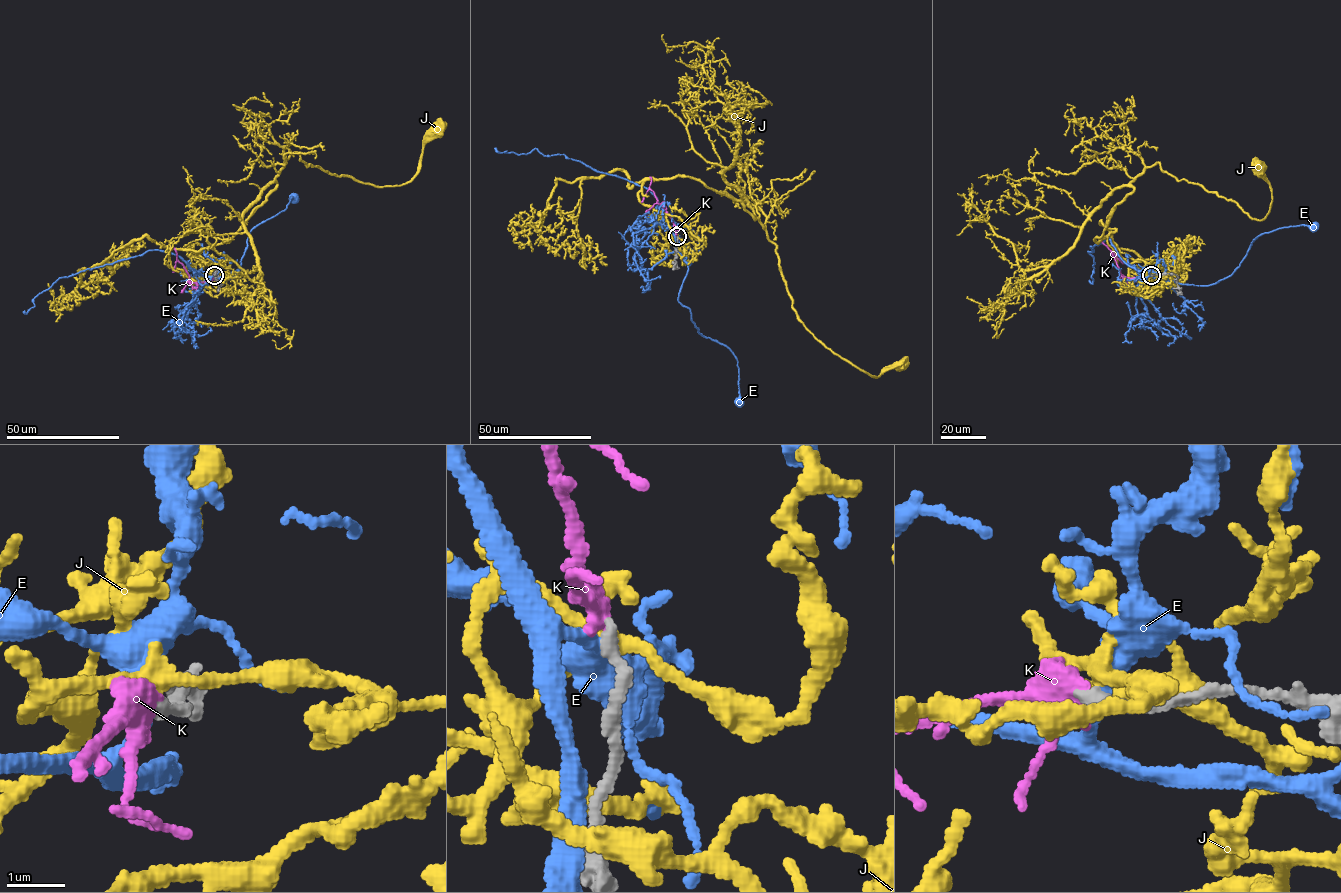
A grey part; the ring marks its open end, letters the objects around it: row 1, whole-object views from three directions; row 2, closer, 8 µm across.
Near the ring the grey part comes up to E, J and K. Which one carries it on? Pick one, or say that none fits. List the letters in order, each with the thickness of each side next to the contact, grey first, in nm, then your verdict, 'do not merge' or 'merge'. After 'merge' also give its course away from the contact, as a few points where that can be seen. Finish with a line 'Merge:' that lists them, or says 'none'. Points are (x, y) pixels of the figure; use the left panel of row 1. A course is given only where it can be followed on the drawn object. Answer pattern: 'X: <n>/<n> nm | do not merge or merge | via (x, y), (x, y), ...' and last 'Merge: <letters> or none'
E: 240/260 nm | do not merge
J: 240/260 nm | do not merge
K: 220/240 nm | merge | via (214, 275), (206, 281), (193, 283), (177, 259), (173, 247)
Merge: K

